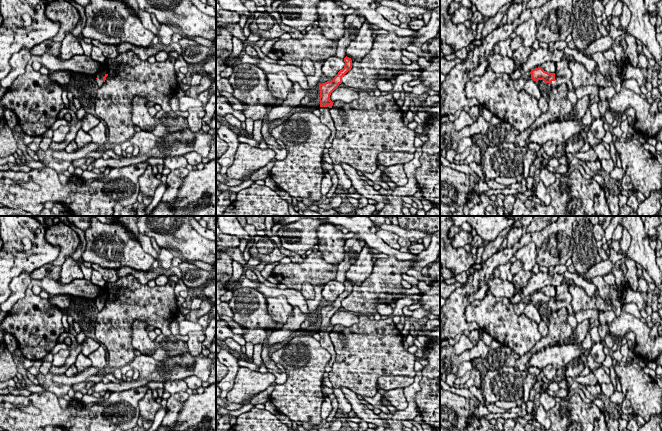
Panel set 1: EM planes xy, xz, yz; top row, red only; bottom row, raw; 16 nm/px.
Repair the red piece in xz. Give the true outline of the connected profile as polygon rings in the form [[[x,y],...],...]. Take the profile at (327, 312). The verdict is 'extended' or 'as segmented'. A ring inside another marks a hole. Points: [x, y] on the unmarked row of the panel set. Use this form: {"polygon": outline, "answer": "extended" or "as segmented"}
{"polygon": [[[349,281],[344,282],[344,292],[338,296],[338,298],[331,304],[325,307],[319,308],[320,314],[320,344],[323,348],[325,348],[330,354],[331,358],[328,362],[329,366],[332,366],[335,362],[336,352],[334,346],[331,342],[329,334],[332,332],[333,327],[330,324],[331,317],[342,307],[342,301],[351,294],[352,292],[352,284]]], "answer": "extended"}

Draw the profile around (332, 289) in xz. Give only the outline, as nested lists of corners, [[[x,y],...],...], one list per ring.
[[[336,280],[327,282],[323,288],[322,296],[326,301],[334,302],[344,292],[344,283]]]

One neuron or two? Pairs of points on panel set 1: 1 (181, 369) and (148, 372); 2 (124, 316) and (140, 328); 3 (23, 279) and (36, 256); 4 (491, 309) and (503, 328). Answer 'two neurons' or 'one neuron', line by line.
1: one neuron
2: two neurons
3: two neurons
4: one neuron

